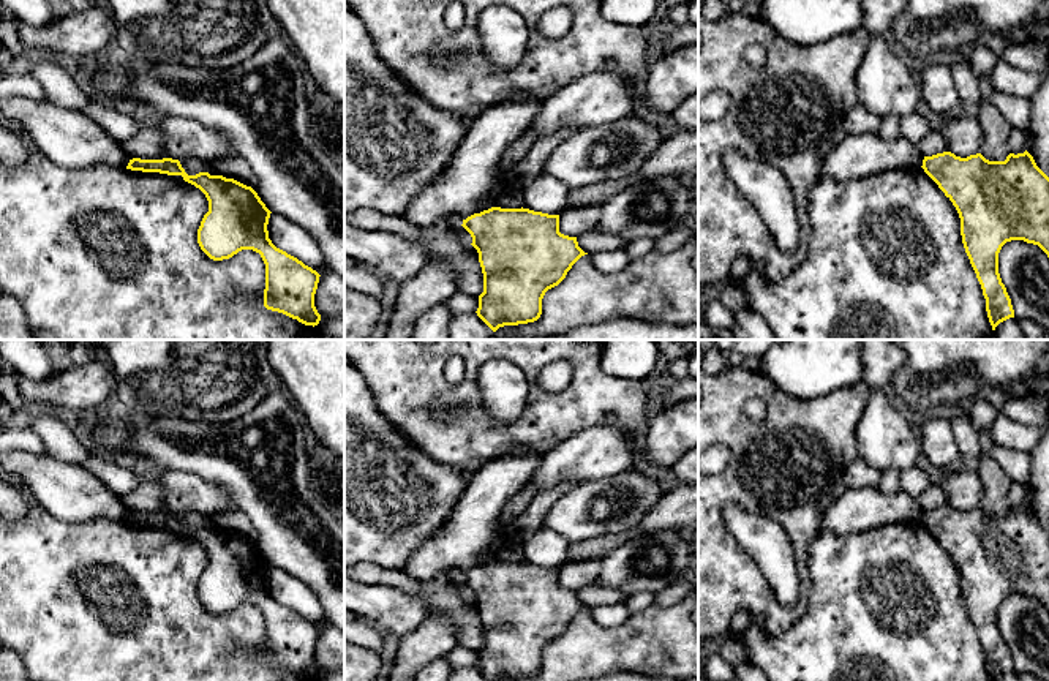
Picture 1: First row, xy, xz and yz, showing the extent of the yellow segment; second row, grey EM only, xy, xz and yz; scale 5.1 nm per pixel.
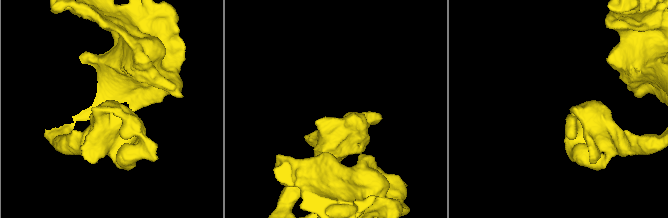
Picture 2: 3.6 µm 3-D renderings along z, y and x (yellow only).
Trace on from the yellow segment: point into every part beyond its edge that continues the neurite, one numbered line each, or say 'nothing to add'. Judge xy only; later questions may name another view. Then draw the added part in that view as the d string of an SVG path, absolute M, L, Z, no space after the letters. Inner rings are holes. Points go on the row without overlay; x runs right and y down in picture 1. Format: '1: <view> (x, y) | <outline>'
nothing to add

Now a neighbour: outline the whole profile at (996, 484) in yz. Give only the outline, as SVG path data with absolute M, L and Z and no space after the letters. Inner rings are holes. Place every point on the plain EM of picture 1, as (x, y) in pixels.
M989 455L978 458L976 472L983 483L981 509L989 515L1005 515L1010 509L1008 493L1013 485L1011 479Z

